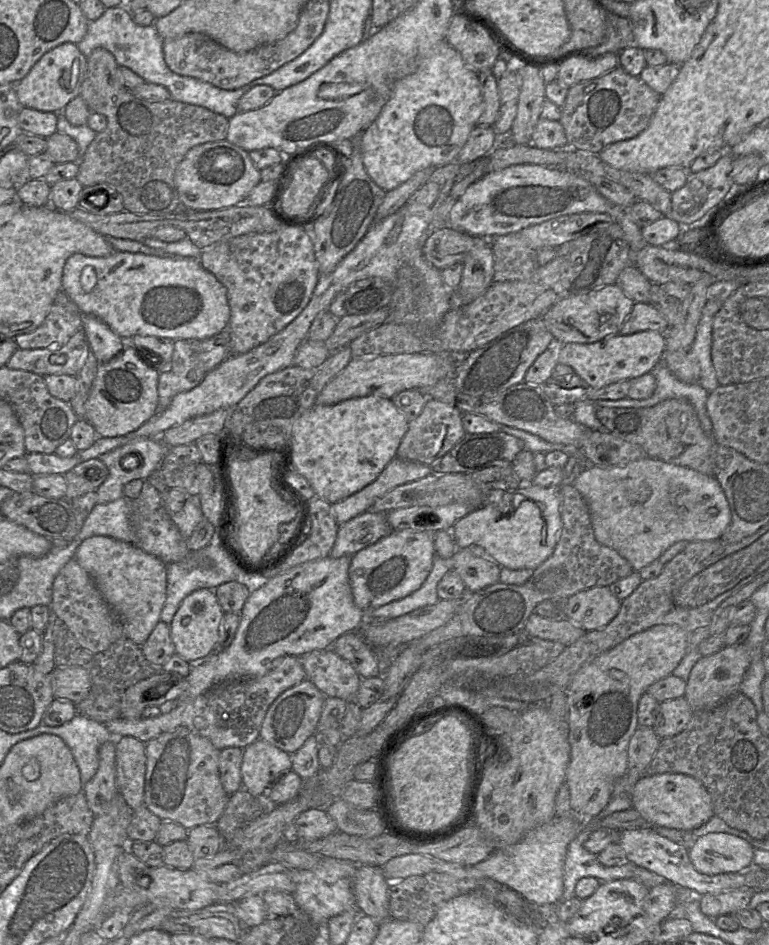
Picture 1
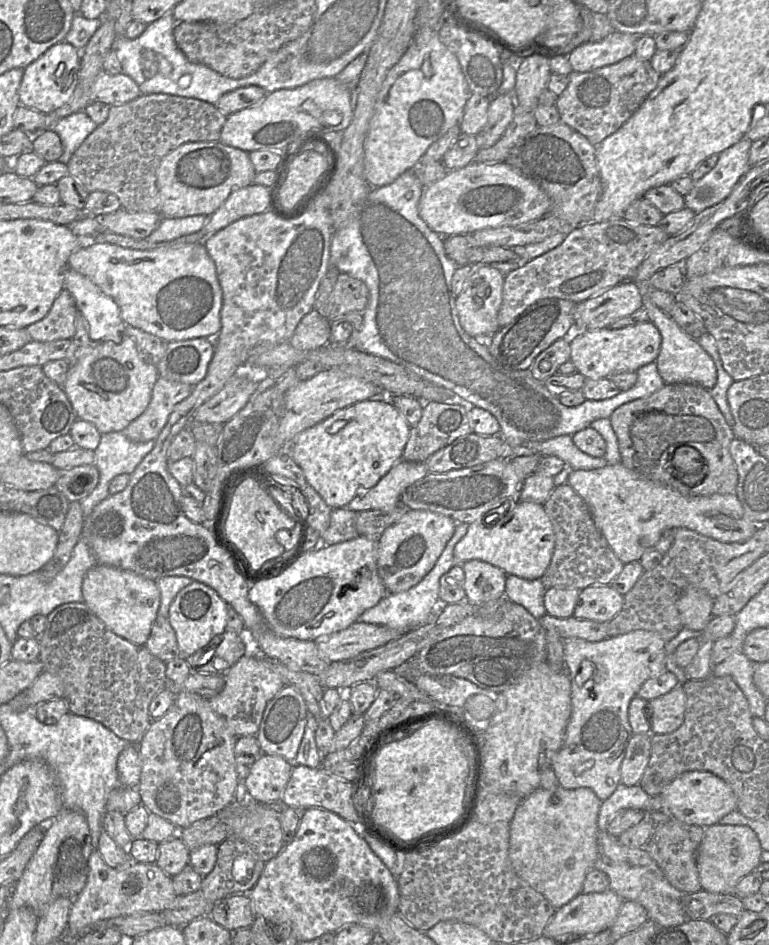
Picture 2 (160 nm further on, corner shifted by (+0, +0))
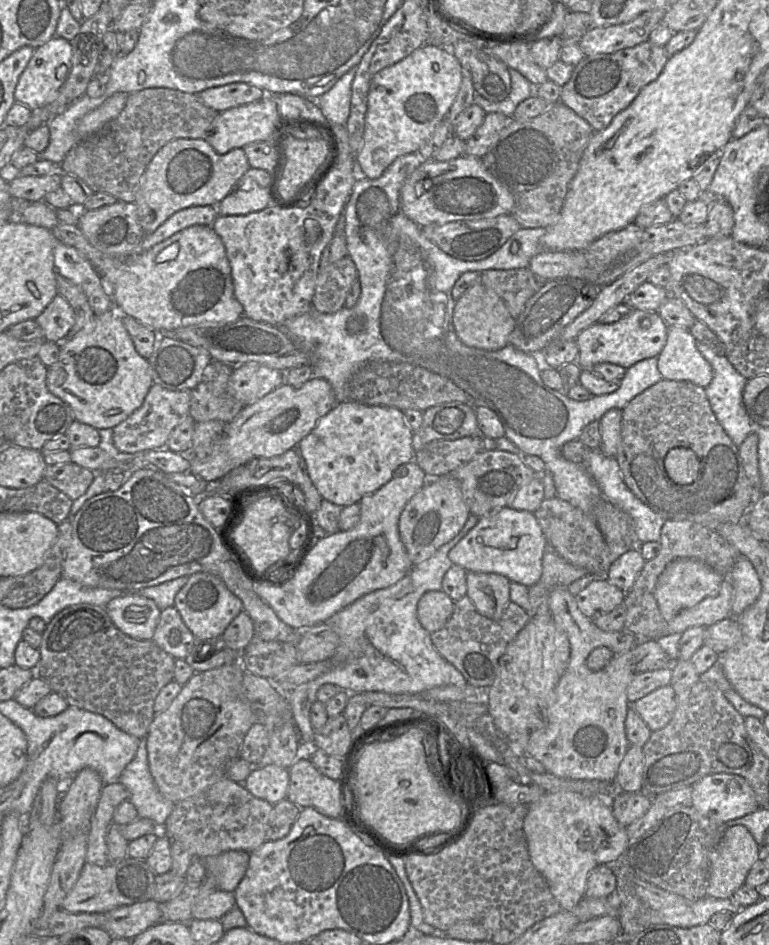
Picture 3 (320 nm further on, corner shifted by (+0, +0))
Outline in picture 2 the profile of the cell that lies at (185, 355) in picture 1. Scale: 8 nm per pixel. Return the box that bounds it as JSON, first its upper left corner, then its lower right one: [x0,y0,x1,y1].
[122,376,193,443]

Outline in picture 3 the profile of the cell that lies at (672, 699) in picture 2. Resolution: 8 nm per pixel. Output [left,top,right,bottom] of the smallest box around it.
[631,684,676,731]

